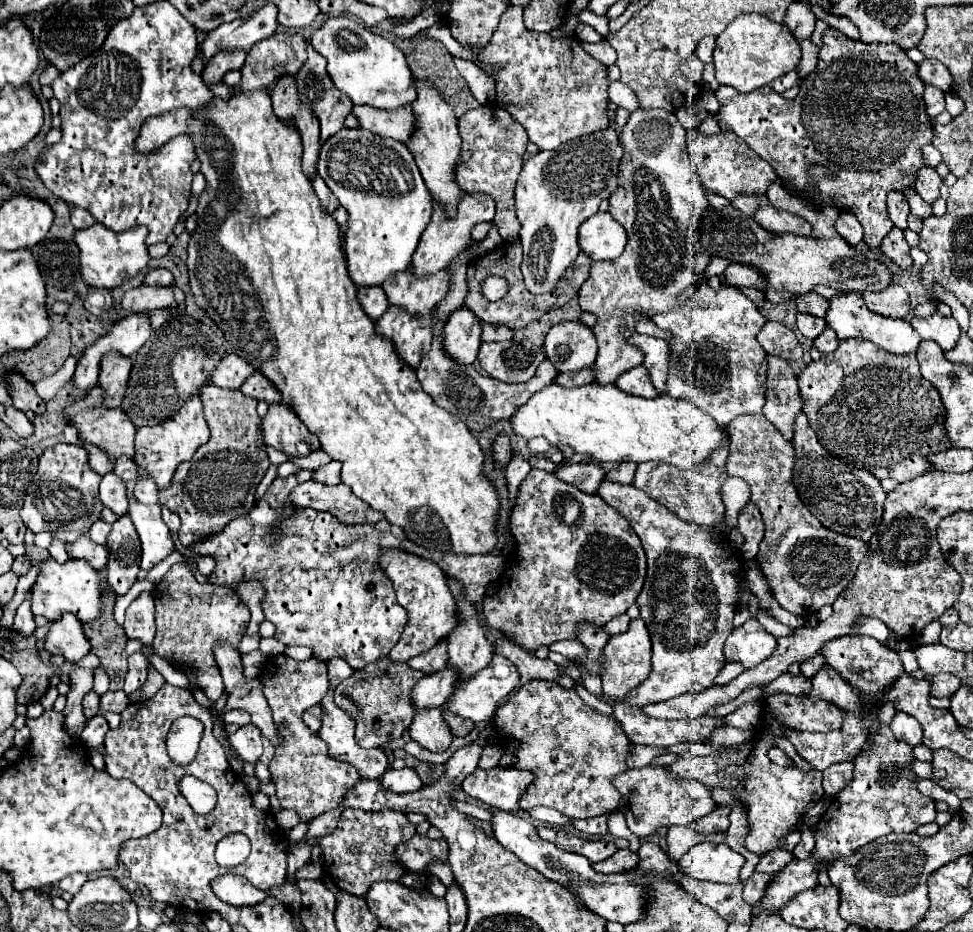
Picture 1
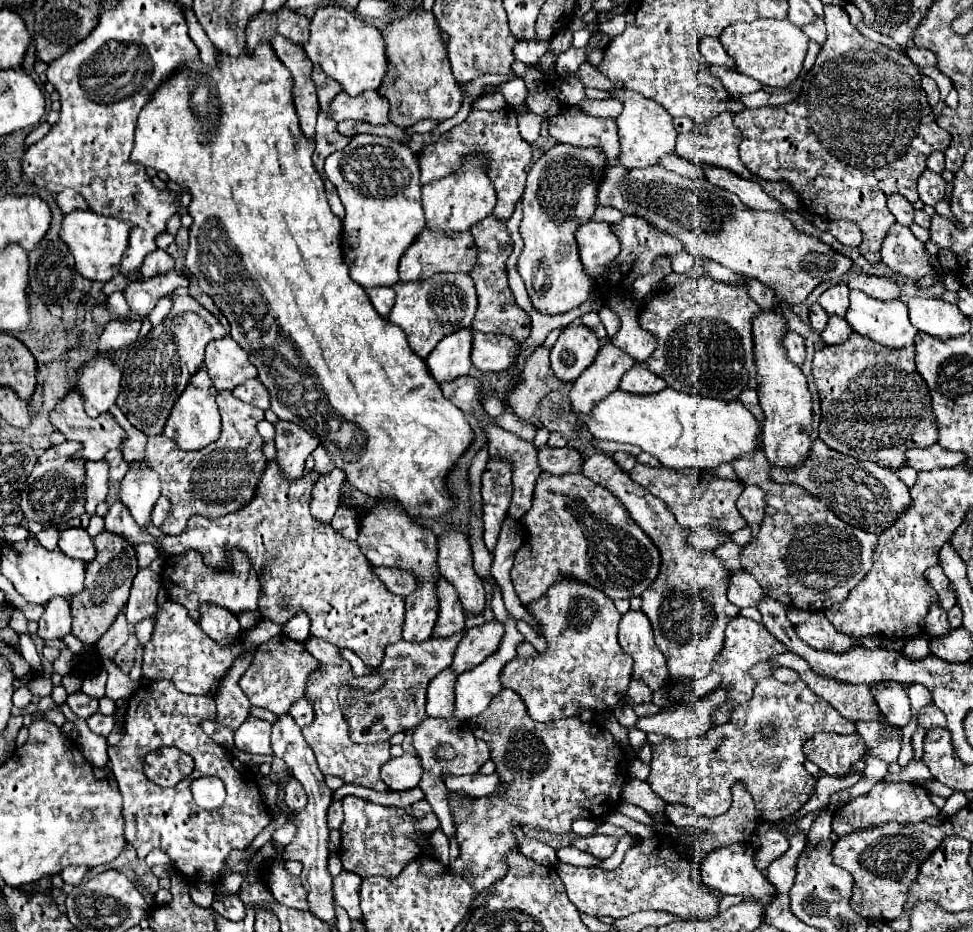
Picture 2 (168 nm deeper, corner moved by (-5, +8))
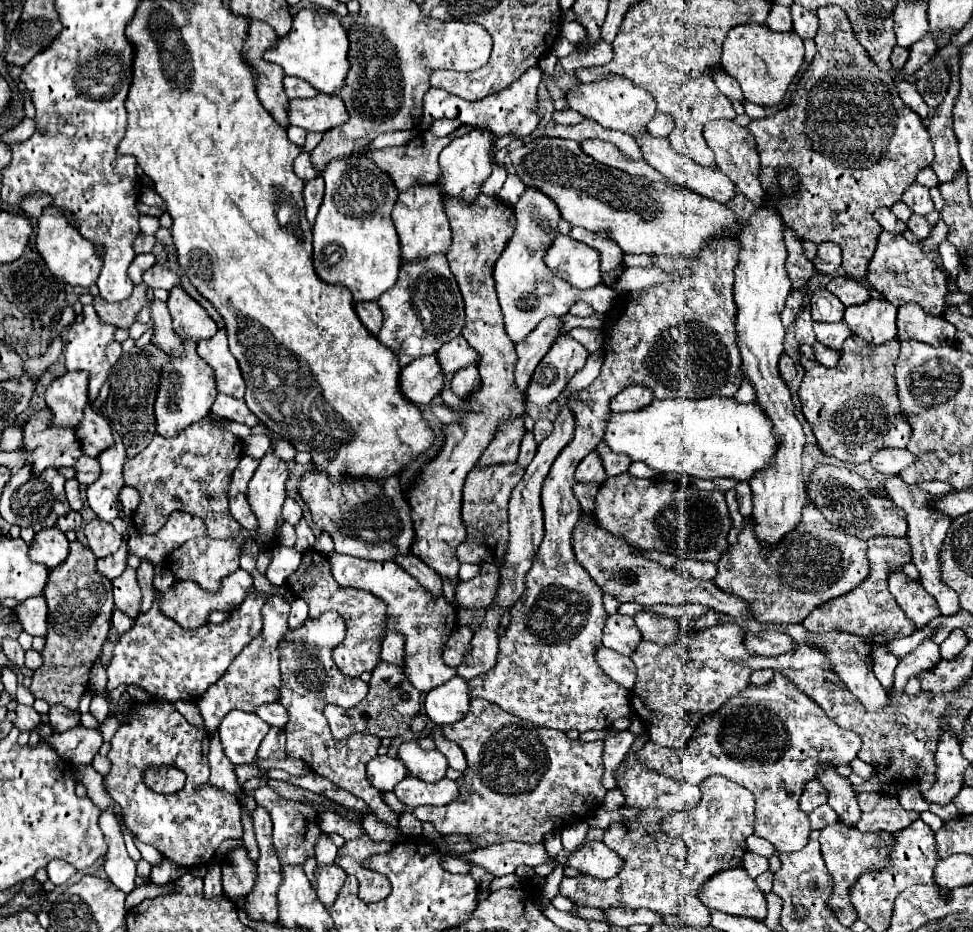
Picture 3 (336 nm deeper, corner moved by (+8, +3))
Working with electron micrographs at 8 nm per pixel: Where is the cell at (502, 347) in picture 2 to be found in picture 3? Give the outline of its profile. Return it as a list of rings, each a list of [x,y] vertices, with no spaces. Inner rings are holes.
[[[462,336],[446,342],[446,346],[436,352],[436,358],[444,374],[454,374],[454,370],[478,362],[478,354],[474,354],[474,348],[470,348],[470,344]]]

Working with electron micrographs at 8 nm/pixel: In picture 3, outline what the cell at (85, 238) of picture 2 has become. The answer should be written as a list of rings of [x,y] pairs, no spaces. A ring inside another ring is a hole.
[[[52,206],[42,210],[42,216],[38,218],[36,250],[44,264],[50,268],[50,272],[72,286],[92,286],[102,268],[102,260],[96,256],[92,242],[82,238],[78,230],[68,224],[68,216]]]

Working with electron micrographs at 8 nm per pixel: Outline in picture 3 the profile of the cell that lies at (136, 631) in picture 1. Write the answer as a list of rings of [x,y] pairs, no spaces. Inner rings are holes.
[[[126,568],[118,578],[112,580],[112,592],[114,592],[114,606],[120,608],[126,616],[136,618],[140,612],[140,586],[136,582],[136,570]]]

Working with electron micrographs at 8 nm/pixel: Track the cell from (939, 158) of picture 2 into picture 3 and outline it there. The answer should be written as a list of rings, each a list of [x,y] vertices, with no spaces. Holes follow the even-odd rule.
[[[932,168],[922,170],[922,172],[918,174],[916,182],[918,182],[918,184],[922,184],[922,186],[926,186],[926,188],[934,188],[934,186],[938,186],[938,184],[940,184],[940,182],[938,182],[938,176],[934,174],[934,170],[932,170]]]

